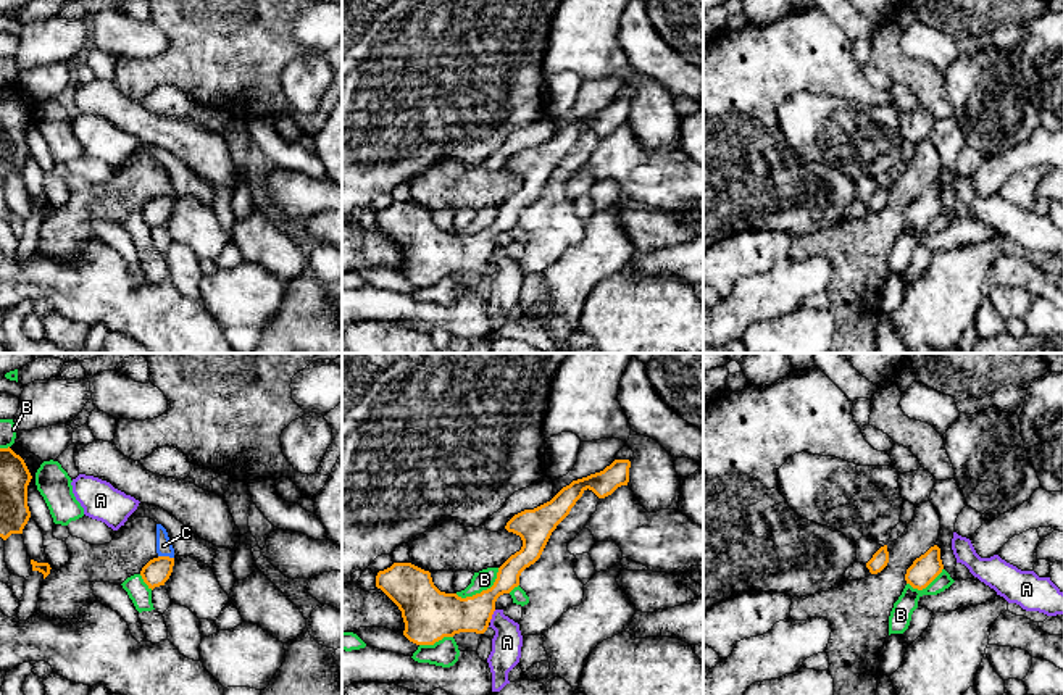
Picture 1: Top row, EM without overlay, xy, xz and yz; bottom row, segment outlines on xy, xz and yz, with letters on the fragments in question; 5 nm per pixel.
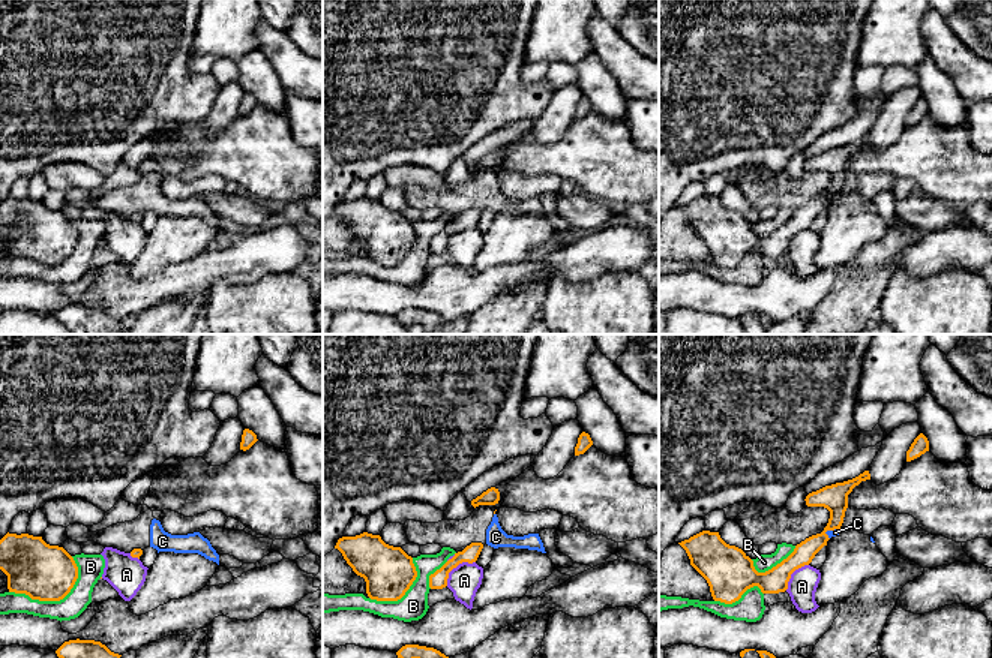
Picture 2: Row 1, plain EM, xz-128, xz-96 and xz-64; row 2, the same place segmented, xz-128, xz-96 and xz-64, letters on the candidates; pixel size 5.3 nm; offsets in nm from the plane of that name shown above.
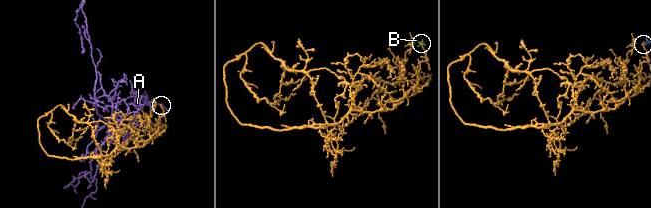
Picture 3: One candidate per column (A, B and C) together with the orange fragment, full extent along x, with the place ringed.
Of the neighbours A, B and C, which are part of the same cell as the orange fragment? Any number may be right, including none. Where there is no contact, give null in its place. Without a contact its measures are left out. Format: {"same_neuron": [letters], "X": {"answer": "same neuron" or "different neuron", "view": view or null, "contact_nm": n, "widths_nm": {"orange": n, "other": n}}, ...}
{"same_neuron": [], "A": {"answer": "different neuron", "view": "xz", "contact_nm": 70, "widths_nm": {"orange": 220, "other": 150}}, "B": {"answer": "different neuron", "view": "xz", "contact_nm": 260, "widths_nm": {"orange": 220, "other": 100}}, "C": {"answer": "different neuron", "view": "xy", "contact_nm": 80, "widths_nm": {"orange": 140, "other": 80}}}

